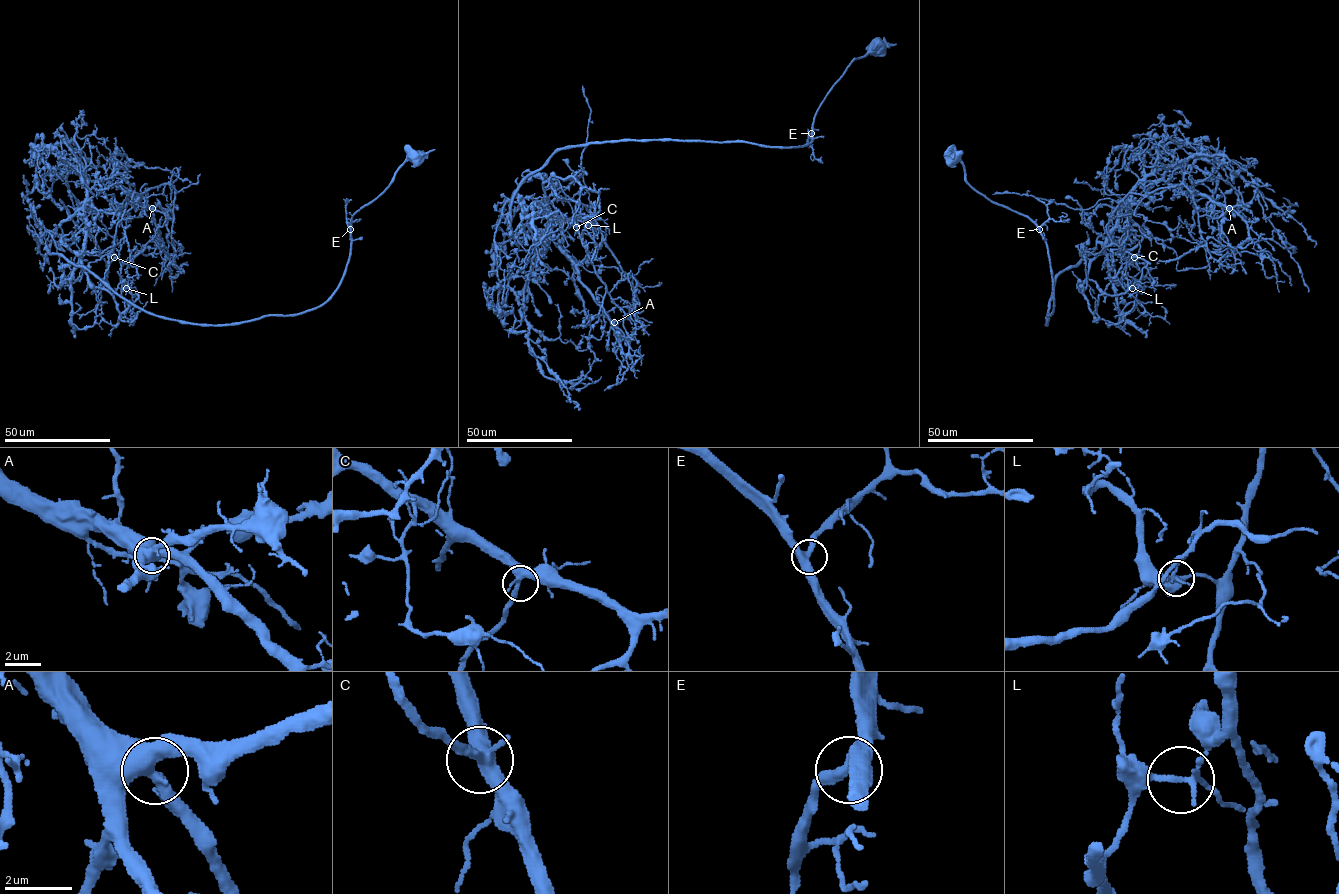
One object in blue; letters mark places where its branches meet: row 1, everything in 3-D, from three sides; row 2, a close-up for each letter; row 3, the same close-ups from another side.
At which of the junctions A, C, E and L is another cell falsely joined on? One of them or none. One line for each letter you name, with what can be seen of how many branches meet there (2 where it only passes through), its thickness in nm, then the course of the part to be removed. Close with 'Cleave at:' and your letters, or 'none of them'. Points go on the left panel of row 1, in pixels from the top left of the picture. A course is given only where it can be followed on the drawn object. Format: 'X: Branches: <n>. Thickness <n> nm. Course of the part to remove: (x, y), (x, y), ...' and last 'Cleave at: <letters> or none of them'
L: Branches: 3. Thickness 140 nm. Course of the part to remove: (126, 288), (113, 254), (114, 237), (134, 193), (162, 184), (174, 188), (173, 265), (187, 262)
Cleave at: L

